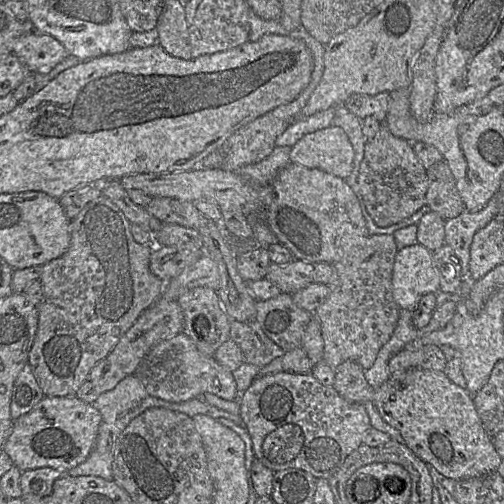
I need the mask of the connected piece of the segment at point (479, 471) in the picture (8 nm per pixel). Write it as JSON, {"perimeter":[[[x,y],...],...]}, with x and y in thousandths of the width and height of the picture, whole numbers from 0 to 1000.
{"perimeter":[[[702,716],[677,720],[663,734],[661,770],[688,796],[716,802],[738,796],[758,831],[794,857],[802,881],[843,921],[901,952],[944,948],[986,933],[996,909],[968,867],[946,821],[938,788],[927,772],[897,760],[881,738],[835,730],[782,738],[754,768],[742,770],[724,752],[722,736]]]}

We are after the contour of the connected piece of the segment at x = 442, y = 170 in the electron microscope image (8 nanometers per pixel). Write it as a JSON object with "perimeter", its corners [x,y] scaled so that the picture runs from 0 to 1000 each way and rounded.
{"perimeter":[[[877,315],[847,333],[845,347],[843,409],[883,437],[913,427],[923,411],[889,325]]]}

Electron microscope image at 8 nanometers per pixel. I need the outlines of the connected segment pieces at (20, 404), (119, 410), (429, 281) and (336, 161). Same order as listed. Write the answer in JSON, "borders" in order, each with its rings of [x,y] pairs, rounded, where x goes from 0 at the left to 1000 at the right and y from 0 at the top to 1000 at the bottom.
{"borders":[[[[52,720],[30,752],[22,794],[20,821],[26,835],[60,817],[87,788],[65,742],[62,726]]],[[[268,742],[248,748],[220,774],[200,780],[183,804],[200,823],[200,839],[194,851],[190,877],[171,913],[131,937],[137,944],[153,946],[183,942],[200,946],[208,952],[222,952],[226,891],[238,861],[266,829],[296,810],[319,808],[365,819],[377,827],[405,821],[421,829],[450,829],[472,843],[482,843],[474,821],[460,821],[438,813],[427,806],[397,796],[391,788],[361,798],[335,798],[306,788],[290,776],[282,756]]],[[[833,484],[792,494],[778,542],[778,589],[798,615],[821,617],[833,589],[871,575],[857,500]]],[[[657,250],[603,268],[577,292],[575,317],[687,355],[700,335],[702,298],[683,258]]]]}

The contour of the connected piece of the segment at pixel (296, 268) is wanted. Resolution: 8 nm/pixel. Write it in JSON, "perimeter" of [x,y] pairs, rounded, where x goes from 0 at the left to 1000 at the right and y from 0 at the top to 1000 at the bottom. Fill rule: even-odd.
{"perimeter":[[[599,516],[569,524],[536,522],[528,552],[548,563],[558,579],[583,583],[621,558],[623,528]]]}

